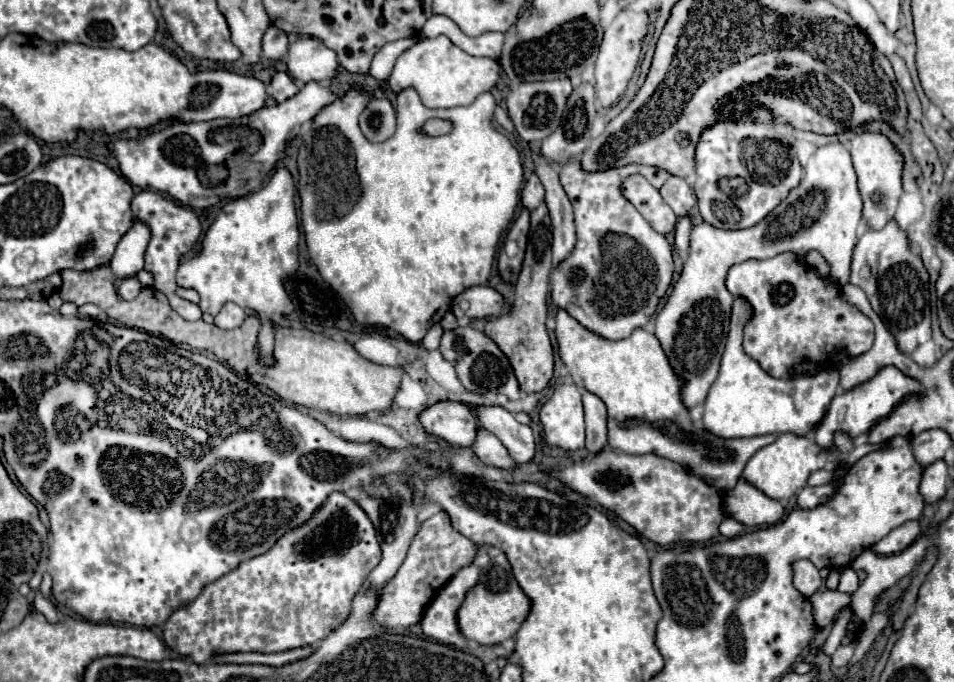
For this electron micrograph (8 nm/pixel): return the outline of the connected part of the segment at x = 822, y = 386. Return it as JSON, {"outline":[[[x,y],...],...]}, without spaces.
{"outline":[[[736,298],[732,304],[730,332],[722,354],[720,372],[706,396],[702,424],[708,432],[720,438],[748,438],[782,432],[804,436],[822,420],[828,404],[832,402],[840,380],[838,370],[820,370],[812,376],[772,378],[742,350],[742,328],[750,316],[752,306],[744,298]]]}

